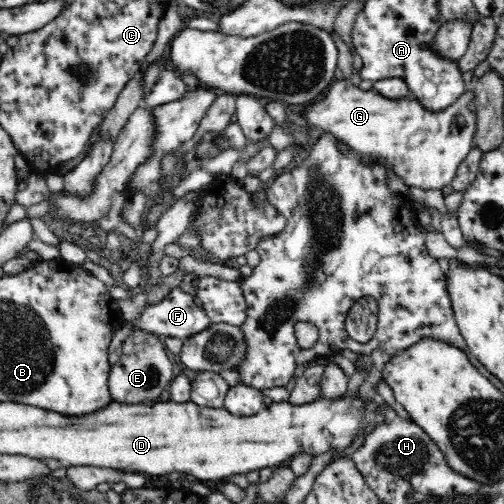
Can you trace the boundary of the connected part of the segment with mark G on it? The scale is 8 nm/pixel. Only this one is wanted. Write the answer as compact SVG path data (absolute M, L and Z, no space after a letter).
M343 78L334 81L328 87L324 98L307 104L301 115L312 128L320 128L324 133L330 133L350 147L358 157L376 158L390 166L402 179L408 188L423 190L440 190L456 176L460 162L472 150L472 136L476 130L476 113L472 104L473 93L462 95L456 103L439 113L427 111L413 97L400 100L390 100L374 90L361 90L350 80Z

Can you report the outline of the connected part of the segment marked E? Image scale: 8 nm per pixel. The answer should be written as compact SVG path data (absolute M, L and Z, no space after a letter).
M134 329L126 340L122 356L111 366L108 378L110 399L126 404L142 404L146 400L157 401L166 386L174 378L174 364L168 359L166 348L161 339Z

